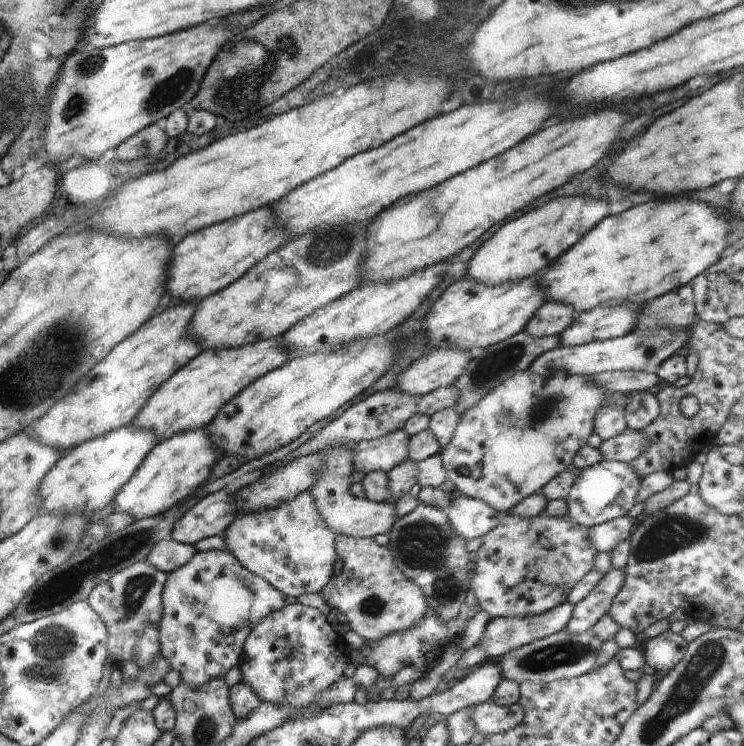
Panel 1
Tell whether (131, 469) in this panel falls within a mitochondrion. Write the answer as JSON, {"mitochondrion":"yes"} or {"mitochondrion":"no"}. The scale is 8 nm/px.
{"mitochondrion":"no"}

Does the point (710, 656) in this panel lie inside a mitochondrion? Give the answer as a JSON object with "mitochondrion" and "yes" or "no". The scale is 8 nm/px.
{"mitochondrion":"yes"}

